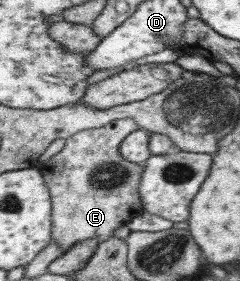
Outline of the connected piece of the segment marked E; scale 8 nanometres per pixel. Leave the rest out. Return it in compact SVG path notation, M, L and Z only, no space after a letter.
M126 117L110 121L96 129L76 132L64 141L64 146L58 153L44 163L37 164L50 196L51 241L60 250L60 254L80 241L88 240L93 245L107 241L113 236L115 228L124 226L143 211L140 194L136 188L142 177L142 164L132 163L122 158L118 152L119 143L134 129L137 129L136 123L130 117Z

